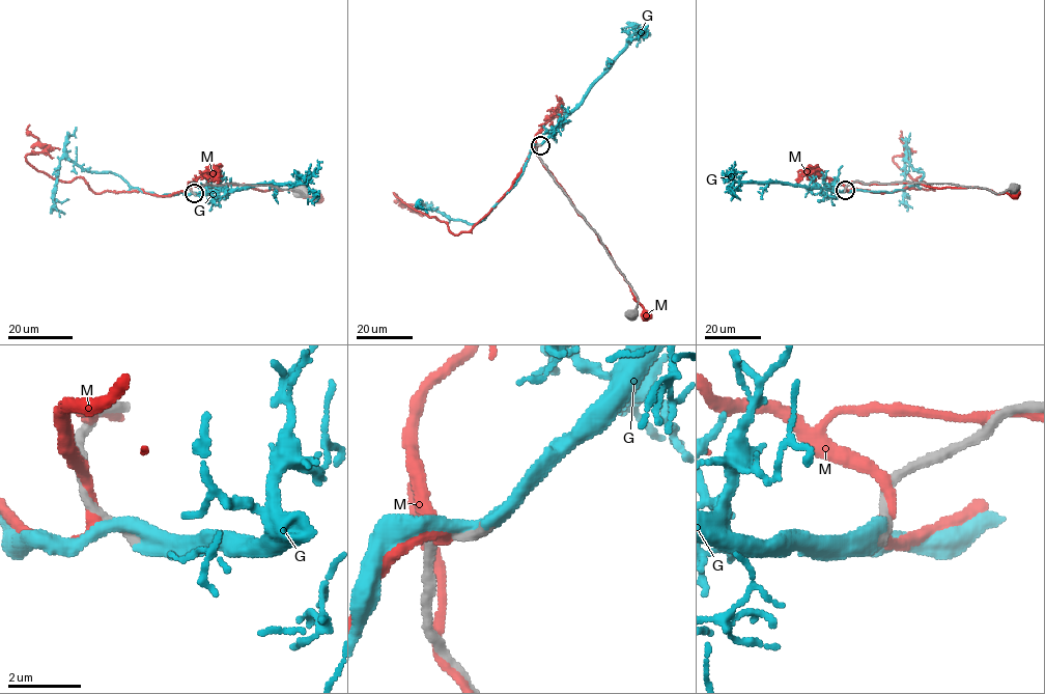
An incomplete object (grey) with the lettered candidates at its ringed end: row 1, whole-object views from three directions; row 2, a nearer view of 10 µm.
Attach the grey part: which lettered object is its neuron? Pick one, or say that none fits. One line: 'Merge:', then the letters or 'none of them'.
Merge: G

